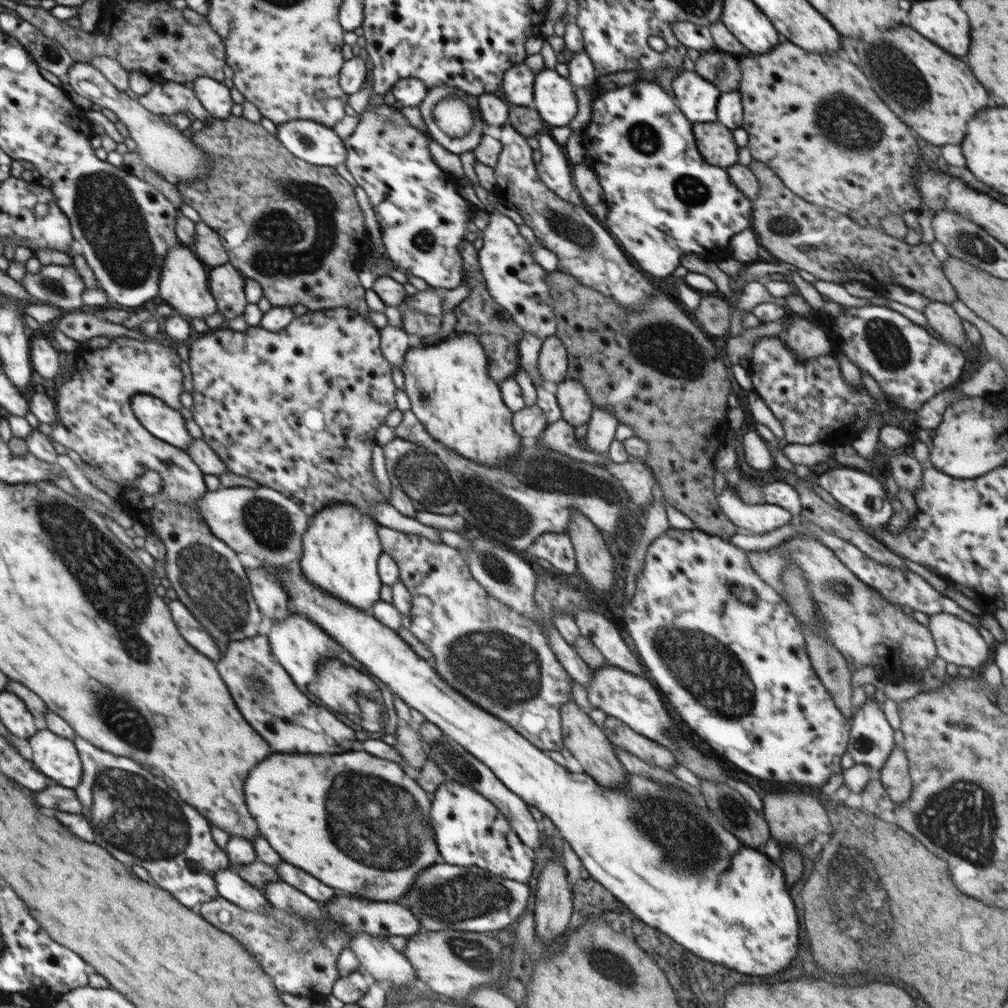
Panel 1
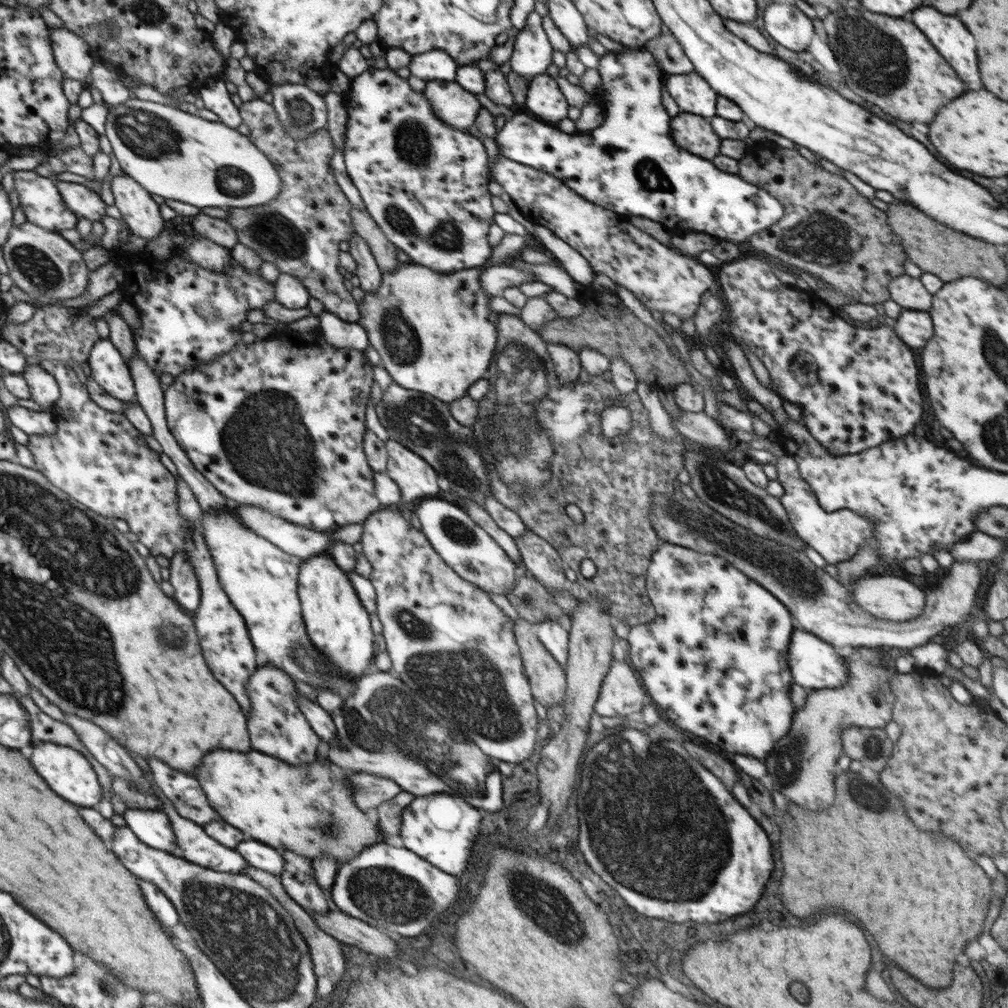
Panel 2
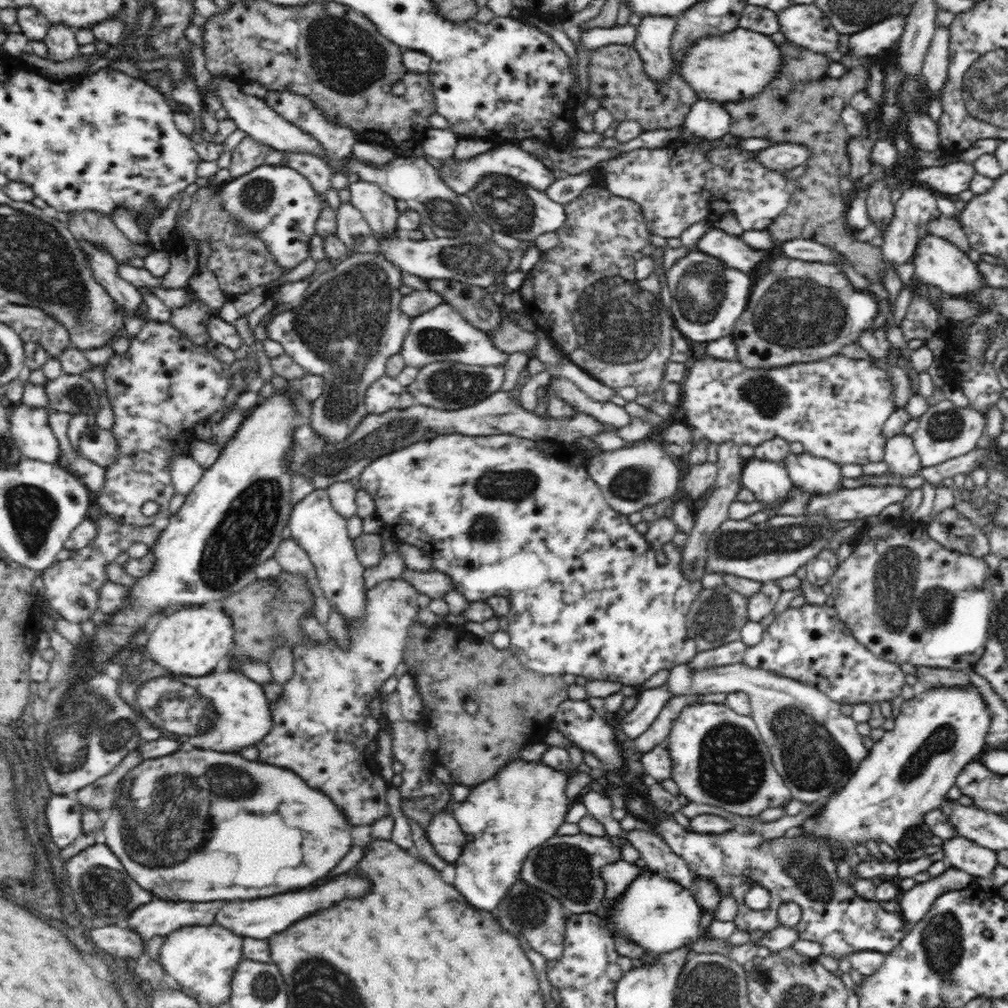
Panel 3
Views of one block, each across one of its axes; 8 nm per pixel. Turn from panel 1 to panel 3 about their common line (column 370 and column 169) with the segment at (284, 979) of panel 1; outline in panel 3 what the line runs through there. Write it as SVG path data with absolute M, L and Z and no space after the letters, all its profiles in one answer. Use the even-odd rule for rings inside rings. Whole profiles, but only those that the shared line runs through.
M153 900L148 904L138 906L136 910L132 910L128 925L130 929L134 929L144 944L147 943L153 936L166 937L168 934L184 928L184 926L212 926L216 920L216 912L222 908L224 902L166 902L166 900Z

